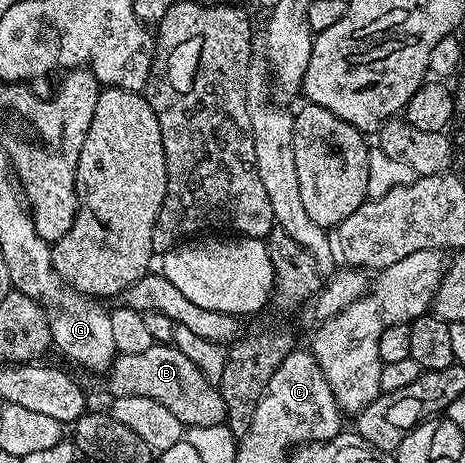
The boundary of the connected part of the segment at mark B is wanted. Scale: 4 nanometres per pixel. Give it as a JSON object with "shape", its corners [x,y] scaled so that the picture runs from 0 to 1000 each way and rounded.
{"shape":[[[329,741],[314,749],[314,758],[297,758],[290,767],[252,762],[232,797],[228,821],[243,860],[312,855],[316,862],[331,862],[361,879],[396,922],[484,916],[486,870],[471,838],[445,823],[434,801],[426,801],[426,793],[417,793],[417,784],[409,784],[409,775],[400,775],[400,767],[391,767],[391,758],[383,758],[368,741]]]}

